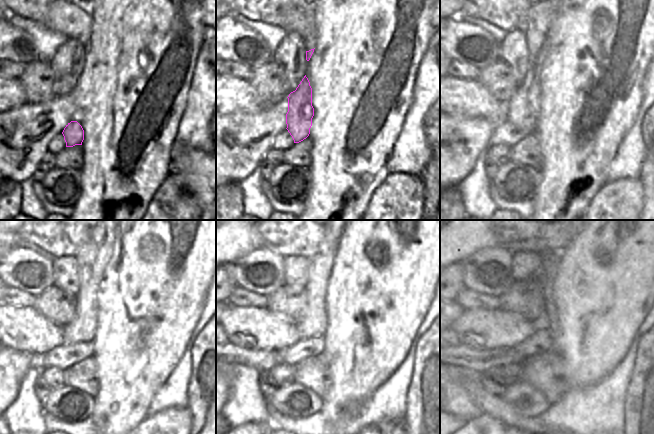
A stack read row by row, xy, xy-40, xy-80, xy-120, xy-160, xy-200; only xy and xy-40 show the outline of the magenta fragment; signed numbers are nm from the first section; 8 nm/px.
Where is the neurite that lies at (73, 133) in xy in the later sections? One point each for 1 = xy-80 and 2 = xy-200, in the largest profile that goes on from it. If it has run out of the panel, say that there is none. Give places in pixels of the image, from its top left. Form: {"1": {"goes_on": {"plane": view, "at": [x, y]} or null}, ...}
{"1": {"goes_on": {"plane": "xy-80", "at": [524, 108]}}, "2": {"goes_on": {"plane": "xy-200", "at": [549, 268]}}}

